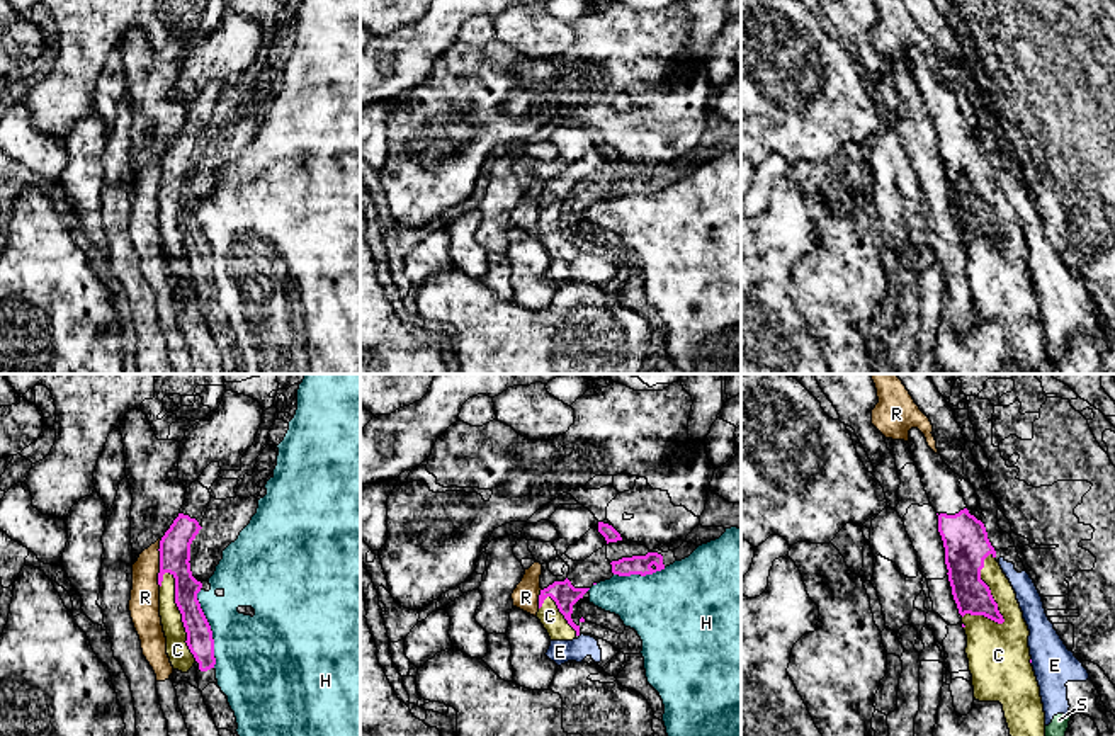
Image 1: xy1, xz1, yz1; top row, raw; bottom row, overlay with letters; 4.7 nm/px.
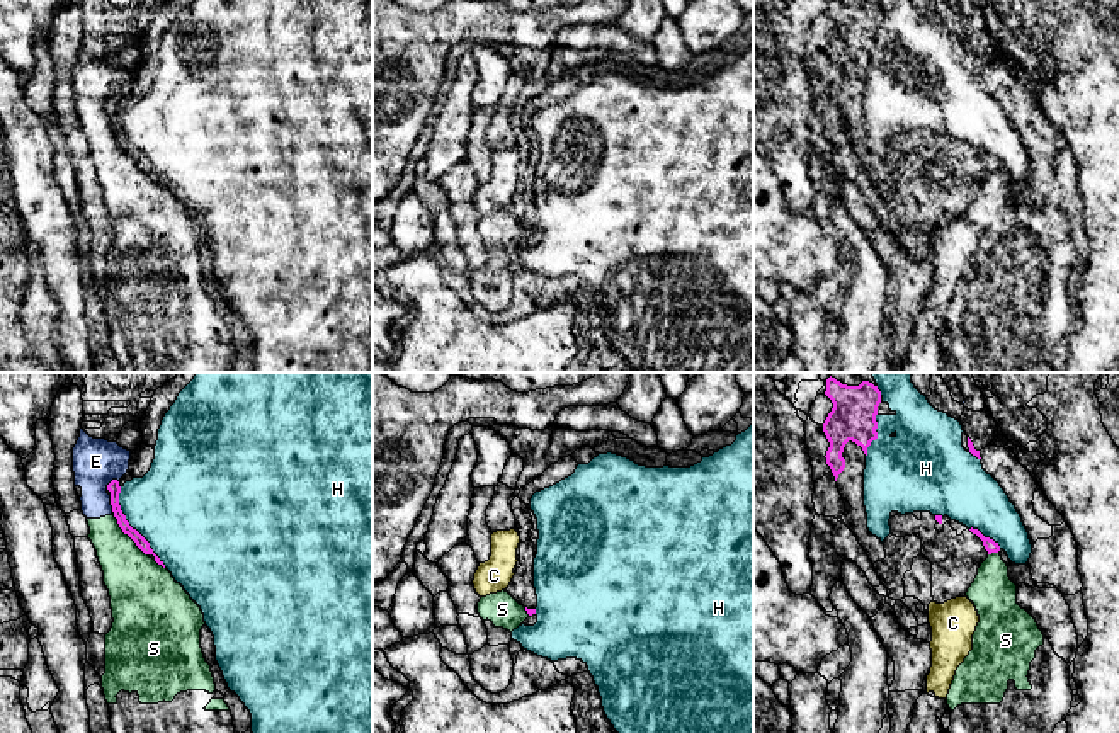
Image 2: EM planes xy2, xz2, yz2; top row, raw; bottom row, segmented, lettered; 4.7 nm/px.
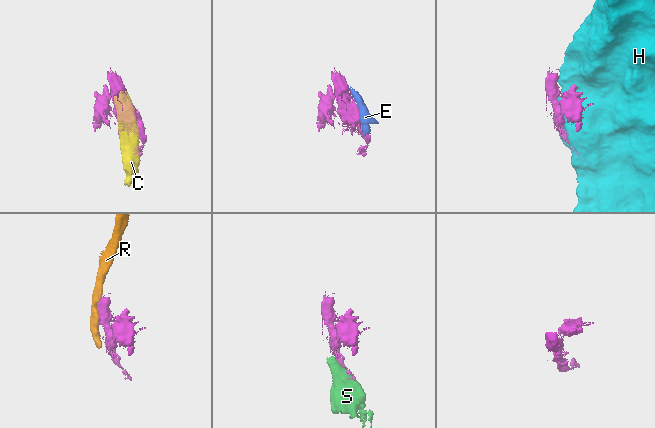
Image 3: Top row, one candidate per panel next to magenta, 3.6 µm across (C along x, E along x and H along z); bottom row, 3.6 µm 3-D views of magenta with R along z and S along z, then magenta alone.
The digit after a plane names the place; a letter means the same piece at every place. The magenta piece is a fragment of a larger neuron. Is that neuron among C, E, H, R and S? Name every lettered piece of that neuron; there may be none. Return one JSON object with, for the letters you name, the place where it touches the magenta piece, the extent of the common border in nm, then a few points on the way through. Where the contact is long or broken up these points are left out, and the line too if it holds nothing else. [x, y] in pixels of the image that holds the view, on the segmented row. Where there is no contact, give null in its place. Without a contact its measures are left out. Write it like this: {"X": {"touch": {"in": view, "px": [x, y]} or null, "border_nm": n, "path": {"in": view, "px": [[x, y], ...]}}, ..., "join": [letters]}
{"C": {"touch": {"in": "xy1", "px": [182, 616]}, "border_nm": 440}, "join": ["C"]}

